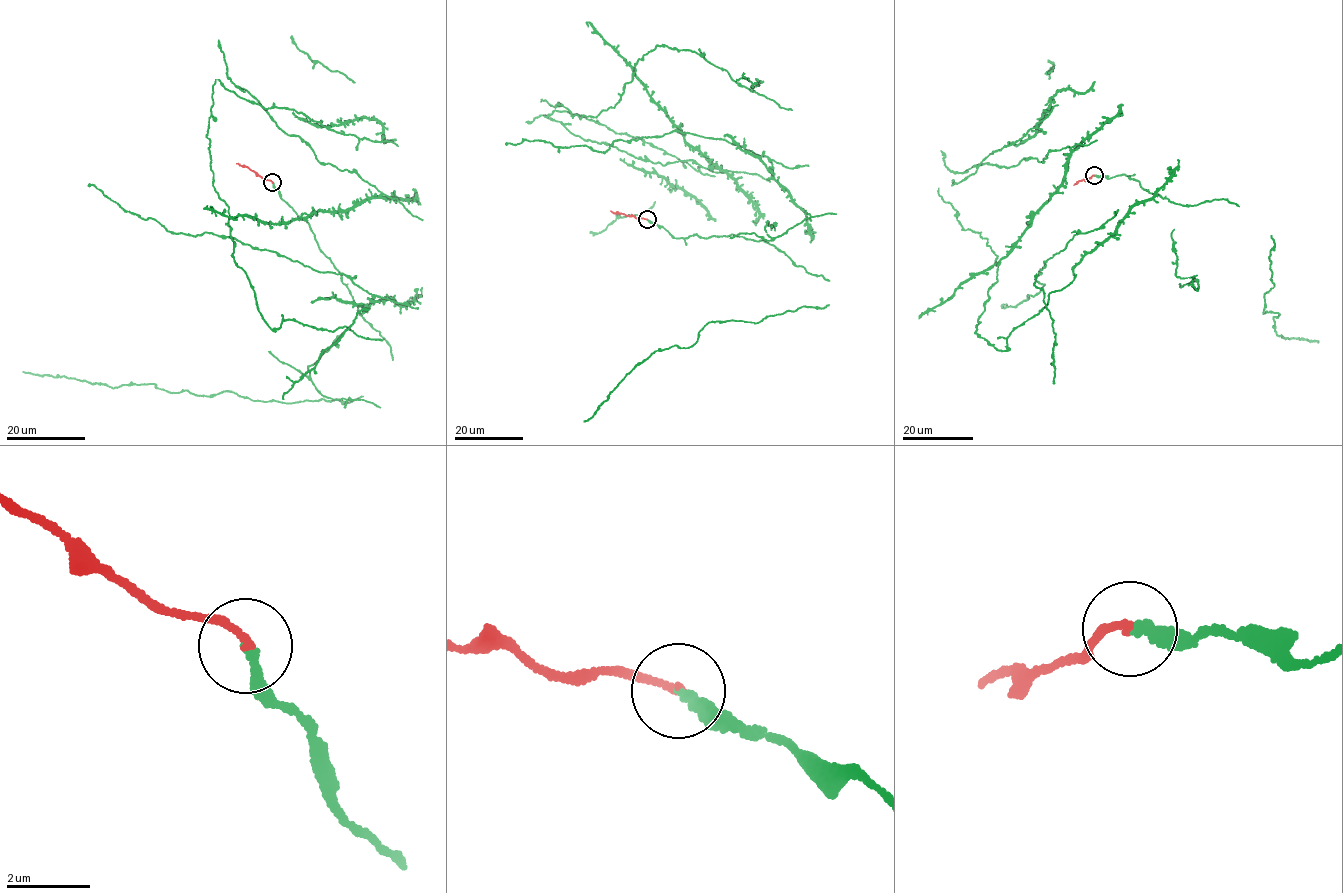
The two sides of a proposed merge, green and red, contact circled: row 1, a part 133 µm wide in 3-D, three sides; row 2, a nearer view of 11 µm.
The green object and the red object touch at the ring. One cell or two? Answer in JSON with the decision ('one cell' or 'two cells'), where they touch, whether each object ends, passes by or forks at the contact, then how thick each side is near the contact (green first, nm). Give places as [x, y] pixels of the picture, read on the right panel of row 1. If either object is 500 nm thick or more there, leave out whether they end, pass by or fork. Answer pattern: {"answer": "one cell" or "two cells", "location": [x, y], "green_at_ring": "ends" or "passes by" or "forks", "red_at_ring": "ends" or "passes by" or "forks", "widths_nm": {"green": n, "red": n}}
{"answer": "one cell", "location": [1094, 175], "green_at_ring": "ends", "red_at_ring": "ends", "widths_nm": {"green": 240, "red": 190}}

